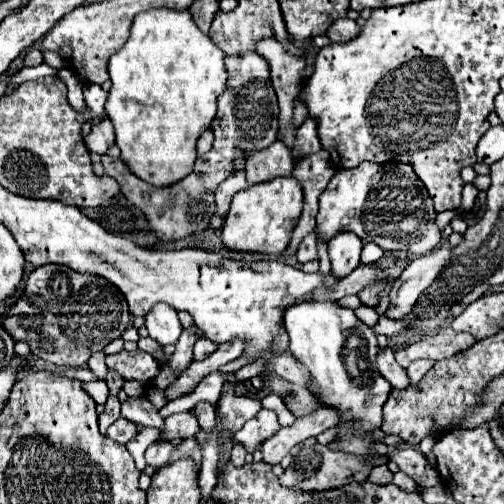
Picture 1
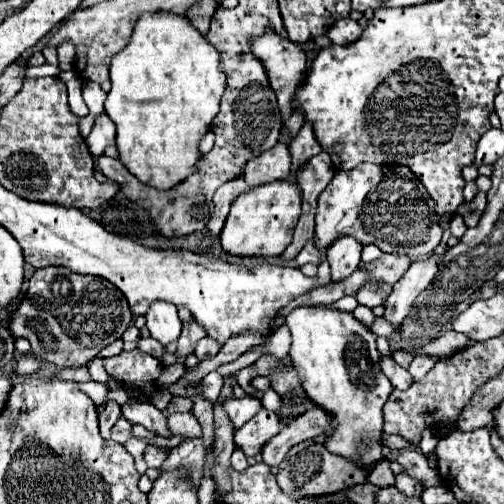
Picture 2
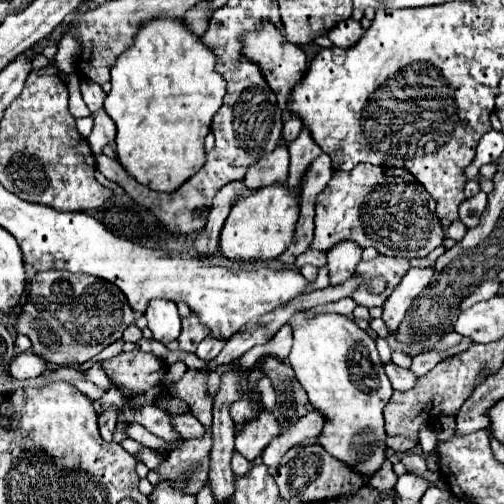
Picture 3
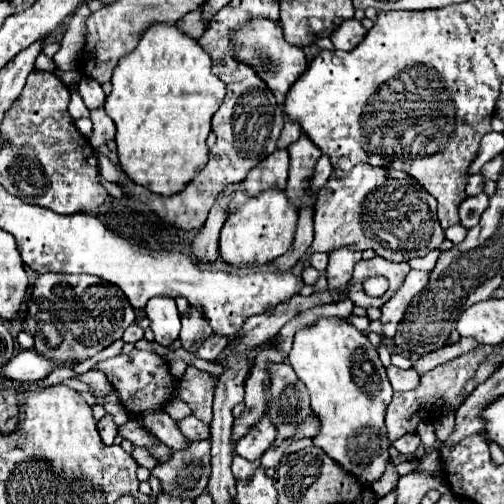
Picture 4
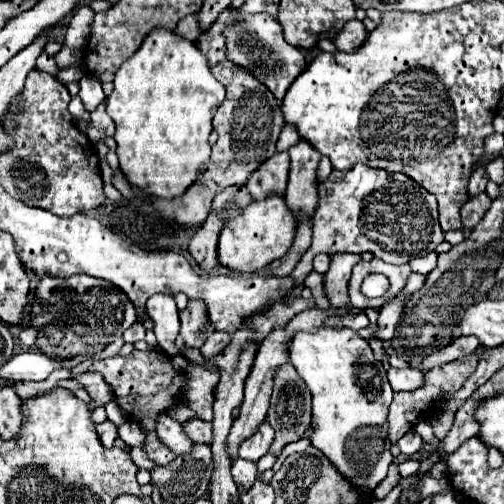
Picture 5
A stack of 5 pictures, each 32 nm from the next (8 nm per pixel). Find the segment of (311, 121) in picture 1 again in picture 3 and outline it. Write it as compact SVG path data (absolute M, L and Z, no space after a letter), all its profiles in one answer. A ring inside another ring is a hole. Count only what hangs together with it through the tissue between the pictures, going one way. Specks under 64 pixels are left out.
M302 128L300 136L288 144L288 152L290 152L290 178L288 178L288 182L292 182L294 188L298 188L298 184L300 184L300 172L304 172L304 168L308 168L308 164L316 156L320 156L322 150L314 142L310 130Z

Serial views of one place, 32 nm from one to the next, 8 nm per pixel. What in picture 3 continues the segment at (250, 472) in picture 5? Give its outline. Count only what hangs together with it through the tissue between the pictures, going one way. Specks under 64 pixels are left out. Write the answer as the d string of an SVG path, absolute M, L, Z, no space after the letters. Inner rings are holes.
M234 452L234 456L232 456L232 470L240 476L240 474L244 474L244 472L248 472L248 468L250 468L252 464L240 454L240 452Z

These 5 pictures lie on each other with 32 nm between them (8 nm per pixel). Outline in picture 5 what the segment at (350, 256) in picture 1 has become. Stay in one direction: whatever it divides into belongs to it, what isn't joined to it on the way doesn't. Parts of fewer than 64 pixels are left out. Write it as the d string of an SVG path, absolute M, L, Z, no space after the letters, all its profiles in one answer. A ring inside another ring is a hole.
M350 252L332 254L330 268L324 274L324 290L330 298L331 306L353 309L348 296L348 280L350 280L354 264L360 260L362 260L360 254L350 254Z

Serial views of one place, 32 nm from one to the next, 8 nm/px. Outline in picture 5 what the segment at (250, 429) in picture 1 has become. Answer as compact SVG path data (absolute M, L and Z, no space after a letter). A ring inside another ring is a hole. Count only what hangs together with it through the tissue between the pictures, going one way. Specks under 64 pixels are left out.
M264 420L248 440L242 440L242 444L238 448L238 456L244 460L258 462L264 456L264 452L268 452L272 440L274 440L274 430L268 424L268 420Z

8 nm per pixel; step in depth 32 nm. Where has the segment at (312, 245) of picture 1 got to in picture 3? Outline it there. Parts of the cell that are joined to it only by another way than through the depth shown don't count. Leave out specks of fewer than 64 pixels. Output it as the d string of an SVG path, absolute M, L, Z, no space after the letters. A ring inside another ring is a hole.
M306 248L306 252L302 252L302 256L298 256L298 260L308 260L316 268L320 268L320 266L326 264L326 254L324 252L318 252L314 248Z

